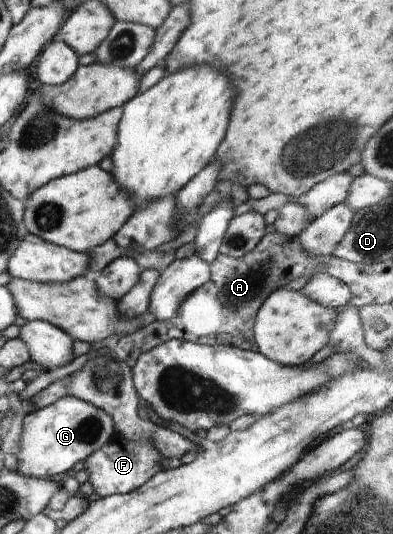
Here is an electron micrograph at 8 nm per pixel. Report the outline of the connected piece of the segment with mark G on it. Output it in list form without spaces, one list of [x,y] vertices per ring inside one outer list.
[[[67,396],[51,406],[23,417],[17,448],[16,470],[20,475],[40,479],[63,479],[77,462],[85,461],[116,435],[112,418],[91,403]]]

